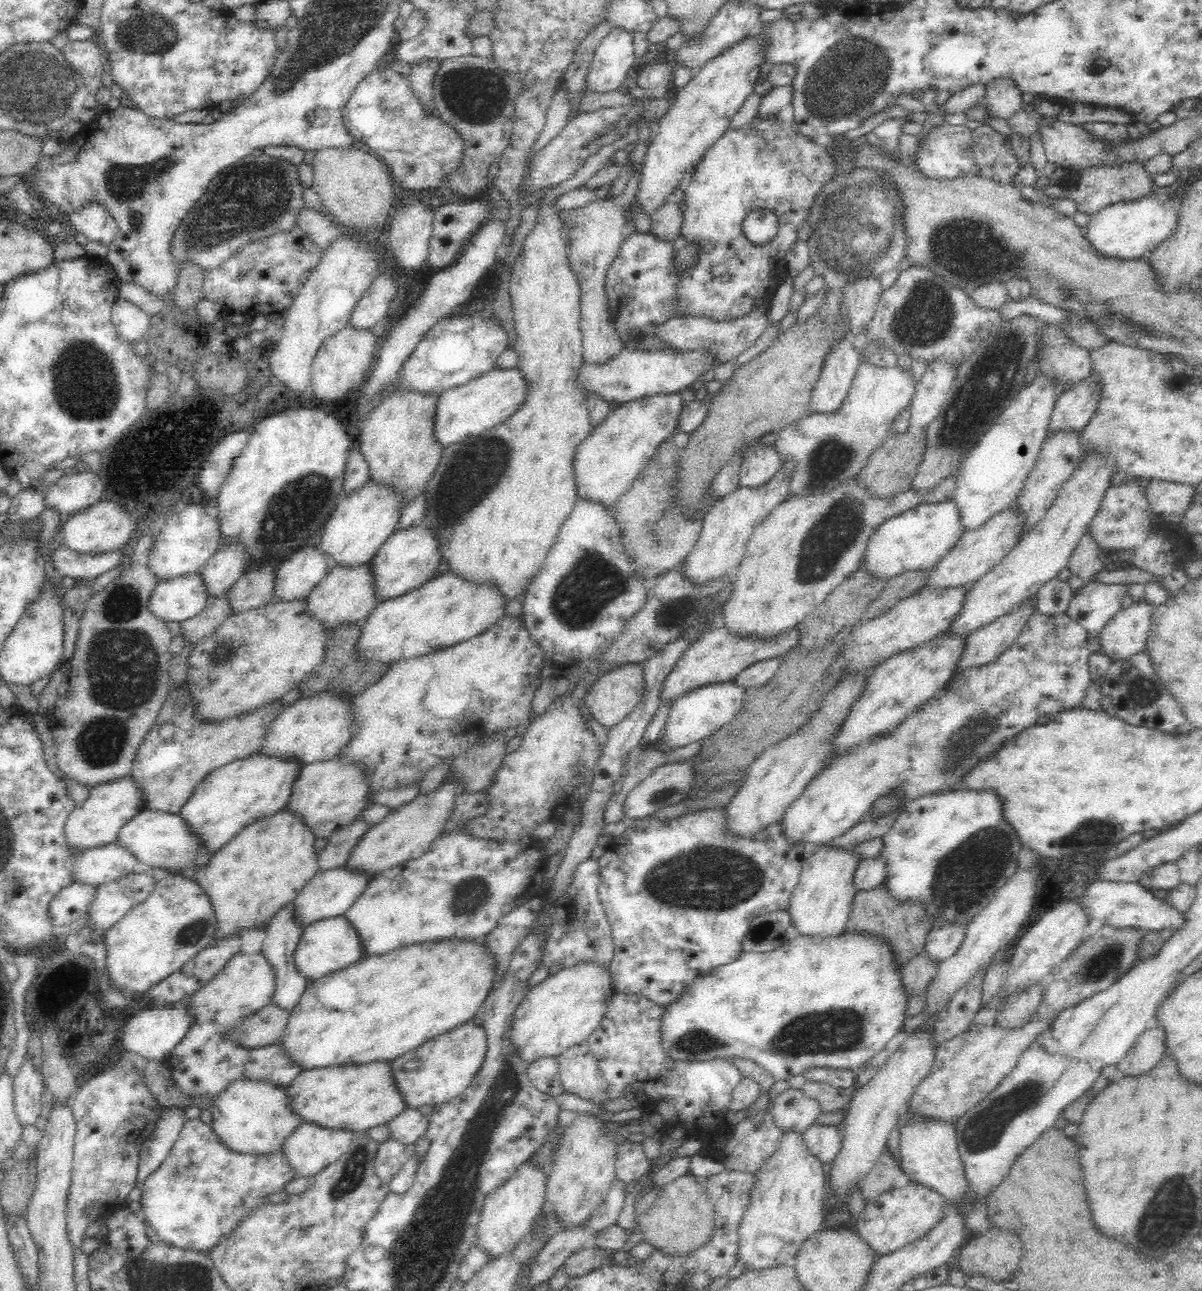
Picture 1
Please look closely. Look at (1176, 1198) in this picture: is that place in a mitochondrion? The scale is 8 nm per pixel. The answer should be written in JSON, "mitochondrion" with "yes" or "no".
{"mitochondrion":"yes"}

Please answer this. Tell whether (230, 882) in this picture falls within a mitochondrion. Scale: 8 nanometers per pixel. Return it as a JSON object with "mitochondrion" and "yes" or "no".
{"mitochondrion":"no"}

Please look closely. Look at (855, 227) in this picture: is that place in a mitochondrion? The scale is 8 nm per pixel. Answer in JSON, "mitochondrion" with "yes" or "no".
{"mitochondrion":"yes"}

